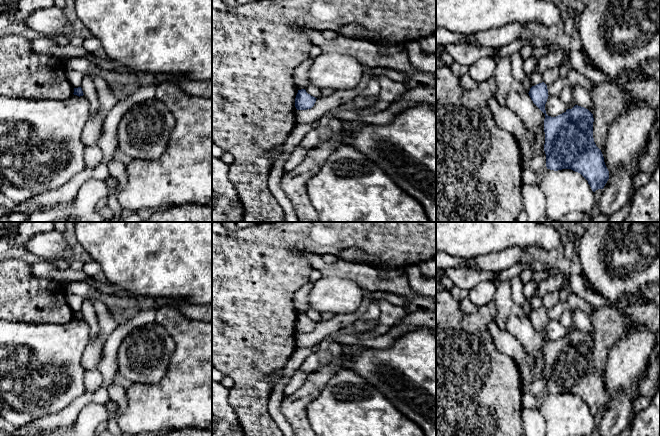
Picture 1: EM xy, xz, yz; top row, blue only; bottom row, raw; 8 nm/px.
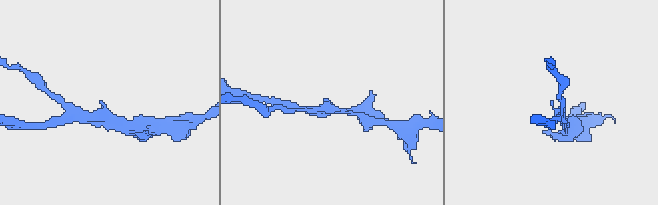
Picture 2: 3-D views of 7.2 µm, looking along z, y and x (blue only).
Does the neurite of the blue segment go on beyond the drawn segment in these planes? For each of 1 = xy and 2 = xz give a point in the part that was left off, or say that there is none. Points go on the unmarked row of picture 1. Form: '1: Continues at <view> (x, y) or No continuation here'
1: No continuation here
2: No continuation here

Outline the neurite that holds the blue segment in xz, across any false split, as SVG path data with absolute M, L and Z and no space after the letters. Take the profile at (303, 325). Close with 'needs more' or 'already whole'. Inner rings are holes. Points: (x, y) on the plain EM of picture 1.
M305 313L298 314L295 322L295 331L297 334L311 333L314 330L316 323L317 322L308 318Z; already whole

